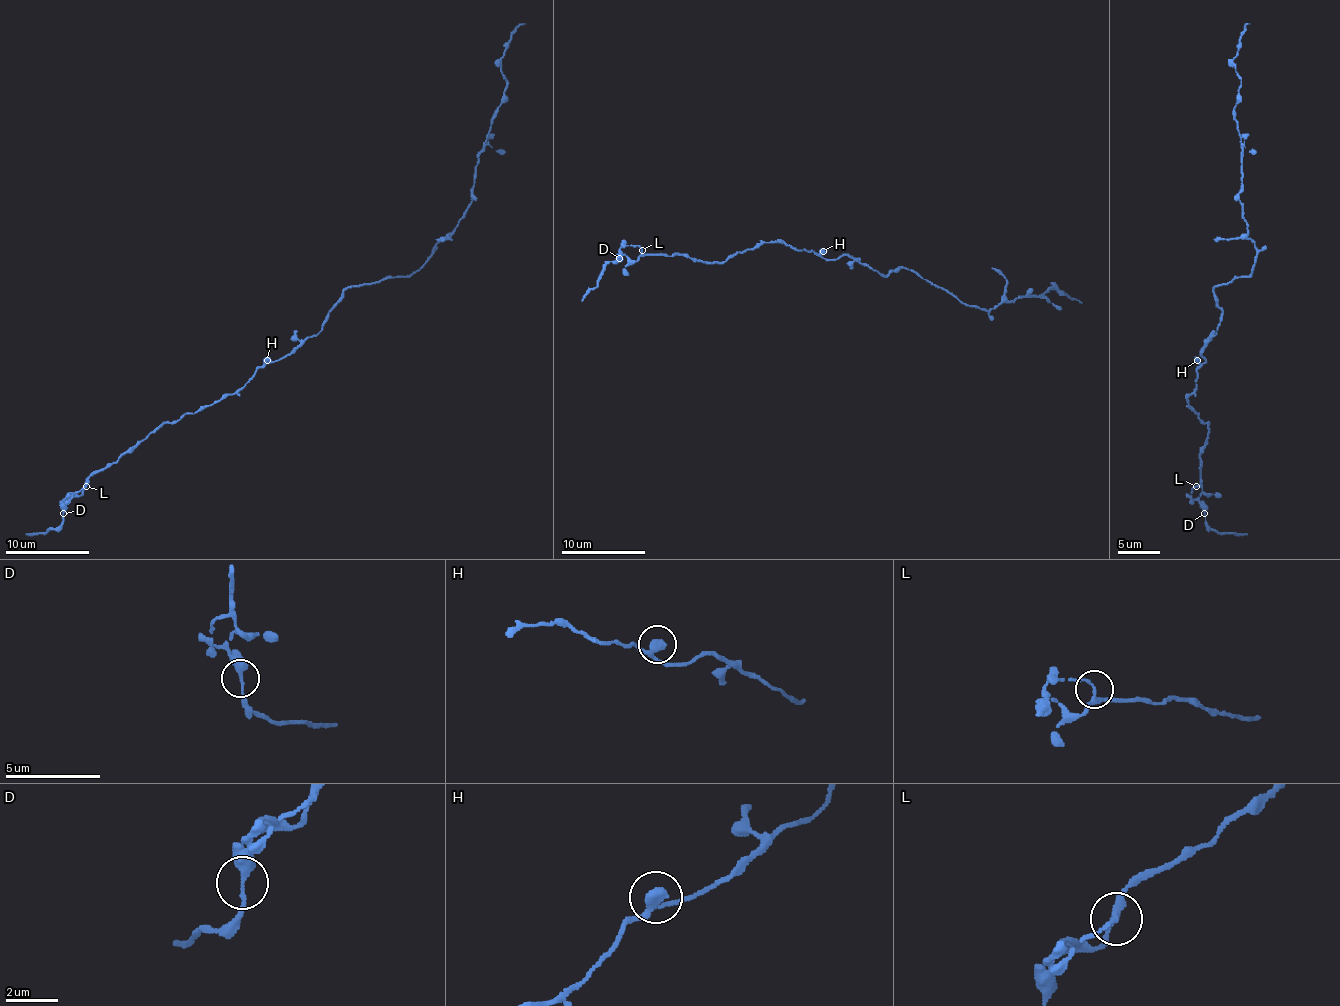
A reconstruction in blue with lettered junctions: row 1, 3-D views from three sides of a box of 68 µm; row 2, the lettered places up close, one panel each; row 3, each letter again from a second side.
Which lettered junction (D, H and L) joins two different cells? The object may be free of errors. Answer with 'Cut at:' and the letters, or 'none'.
Cut at: none

